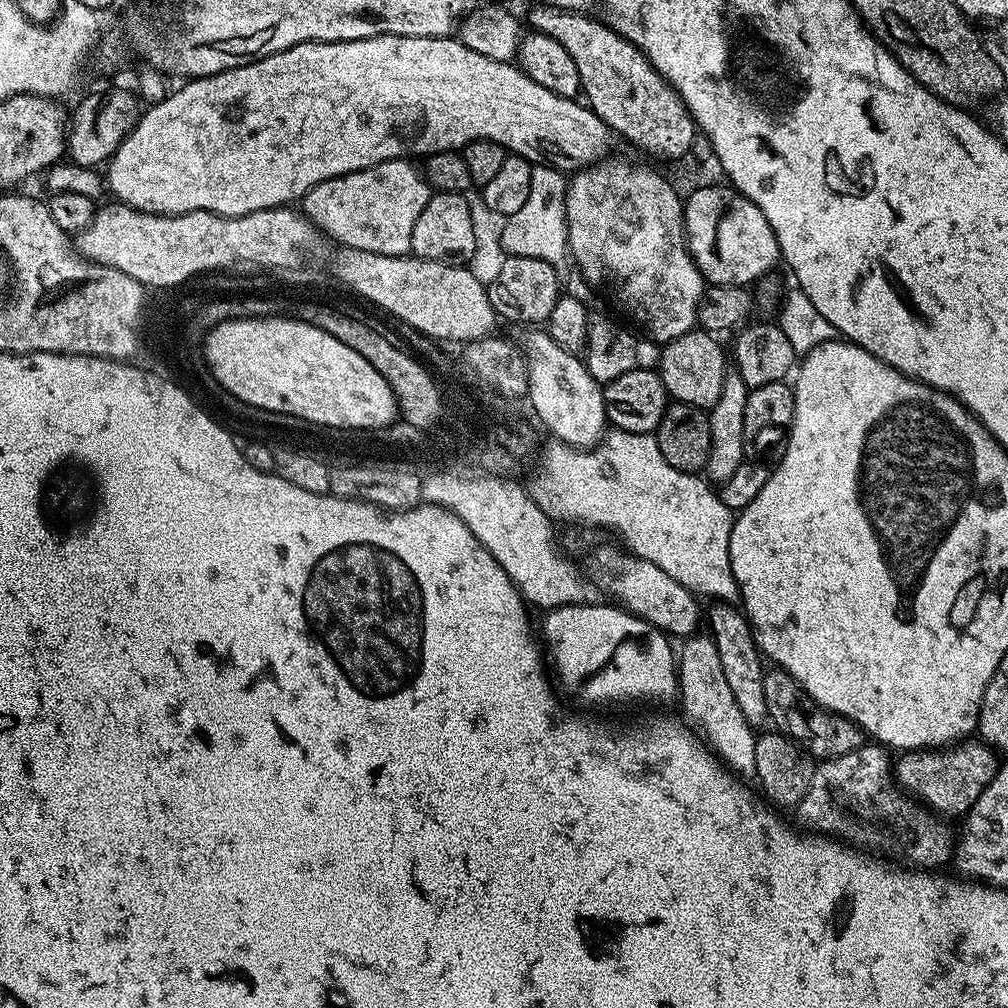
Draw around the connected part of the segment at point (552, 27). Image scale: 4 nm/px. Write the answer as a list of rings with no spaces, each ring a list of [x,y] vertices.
[[[547,2],[536,4],[528,12],[528,20],[537,33],[549,36],[566,50],[566,54],[574,60],[580,75],[580,85],[586,99],[587,107],[592,109],[598,118],[602,118],[612,129],[613,133],[625,136],[634,144],[644,146],[664,156],[687,157],[691,150],[691,143],[698,133],[698,125],[688,104],[679,92],[664,79],[659,71],[644,55],[640,45],[631,44],[624,36],[616,31],[611,23],[603,24],[595,20],[594,15],[583,12],[572,12],[570,9],[560,9]]]

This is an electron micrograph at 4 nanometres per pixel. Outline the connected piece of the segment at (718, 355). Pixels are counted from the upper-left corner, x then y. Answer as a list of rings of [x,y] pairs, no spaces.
[[[693,330],[663,345],[658,371],[664,387],[675,401],[710,410],[722,398],[724,381],[730,375],[730,360],[725,345],[723,348],[716,340],[719,339],[713,333]]]

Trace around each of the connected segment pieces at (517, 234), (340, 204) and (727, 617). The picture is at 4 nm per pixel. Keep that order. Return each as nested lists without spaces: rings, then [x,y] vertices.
[[[538,166],[536,183],[531,184],[531,194],[526,198],[526,206],[518,210],[518,214],[507,217],[503,221],[504,229],[500,232],[500,244],[509,256],[525,256],[538,258],[557,266],[569,259],[568,242],[568,184],[559,185],[559,177],[554,176],[553,169]]]
[[[408,158],[387,160],[376,164],[373,168],[363,168],[345,176],[335,176],[318,186],[314,186],[302,198],[303,215],[312,220],[317,227],[324,230],[333,241],[341,240],[343,247],[373,251],[374,254],[403,256],[412,251],[412,235],[414,222],[418,222],[418,214],[426,210],[426,202],[431,200],[434,192],[429,181],[420,177],[413,161]]]
[[[716,602],[708,612],[708,626],[714,646],[718,646],[718,659],[722,662],[722,670],[726,674],[726,683],[734,693],[734,702],[738,702],[738,710],[742,710],[742,718],[754,730],[760,730],[763,724],[769,723],[766,710],[766,694],[762,691],[762,682],[766,671],[765,661],[756,646],[752,625],[739,607]]]

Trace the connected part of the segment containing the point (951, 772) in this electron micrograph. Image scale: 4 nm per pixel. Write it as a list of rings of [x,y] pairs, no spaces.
[[[966,742],[963,743],[961,746],[955,747],[952,751],[952,753],[949,754],[949,756],[940,756],[944,754],[939,754],[936,752],[924,752],[922,753],[921,751],[913,751],[913,752],[908,752],[905,753],[903,756],[904,758],[900,759],[897,764],[895,761],[892,774],[896,783],[897,782],[906,790],[908,790],[910,793],[918,796],[922,801],[926,802],[934,811],[944,815],[944,816],[960,816],[963,817],[966,813],[971,810],[971,808],[974,806],[974,802],[980,797],[982,794],[982,790],[986,787],[987,784],[991,782],[991,780],[996,777],[996,769],[998,767],[998,759],[996,760],[995,756],[996,755],[989,747],[986,747],[983,743],[980,742],[975,742],[976,744],[968,744],[972,742]]]

